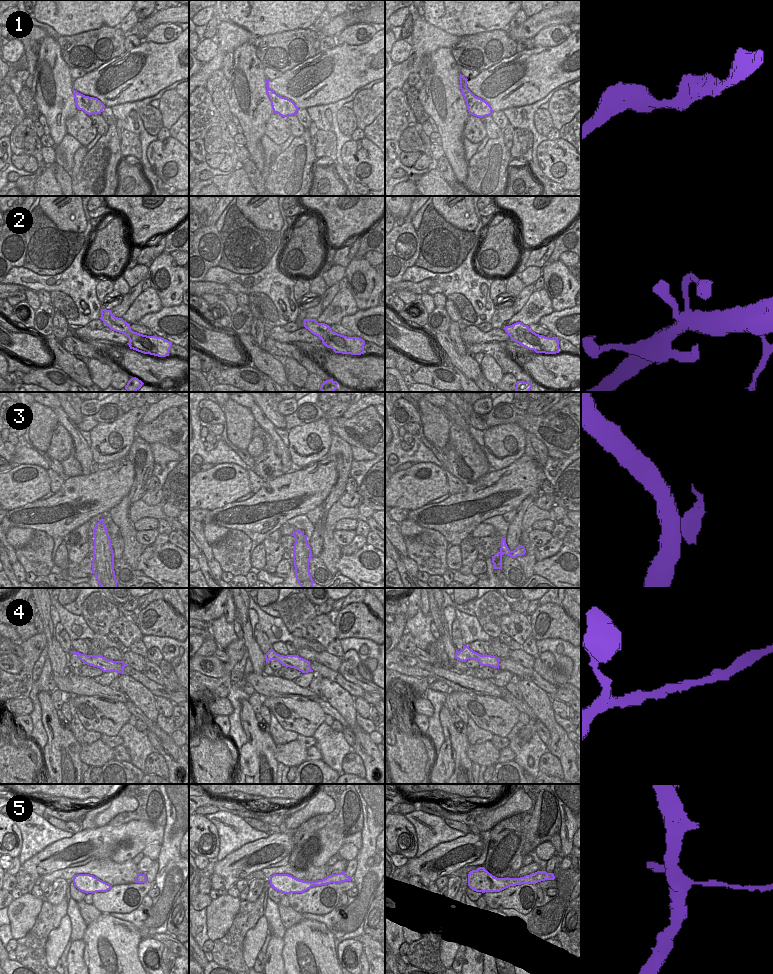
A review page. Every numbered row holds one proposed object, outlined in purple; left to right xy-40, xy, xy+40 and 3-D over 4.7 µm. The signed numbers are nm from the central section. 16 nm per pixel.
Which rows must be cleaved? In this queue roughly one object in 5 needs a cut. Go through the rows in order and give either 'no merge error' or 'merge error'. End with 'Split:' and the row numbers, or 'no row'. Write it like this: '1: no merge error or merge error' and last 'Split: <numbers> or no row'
1: no merge error
2: no merge error
3: merge error
4: no merge error
5: merge error
Split: 3, 5

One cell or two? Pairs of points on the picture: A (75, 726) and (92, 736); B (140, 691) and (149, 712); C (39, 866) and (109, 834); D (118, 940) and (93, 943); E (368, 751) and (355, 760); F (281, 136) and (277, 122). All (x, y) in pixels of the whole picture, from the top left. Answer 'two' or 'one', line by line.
A: one
B: one
C: one
D: one
E: two
F: one

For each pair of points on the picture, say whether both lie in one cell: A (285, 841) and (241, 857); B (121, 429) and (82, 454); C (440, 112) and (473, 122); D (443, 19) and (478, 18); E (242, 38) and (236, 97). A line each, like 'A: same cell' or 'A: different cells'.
A: same cell
B: different cells
C: different cells
D: same cell
E: different cells

